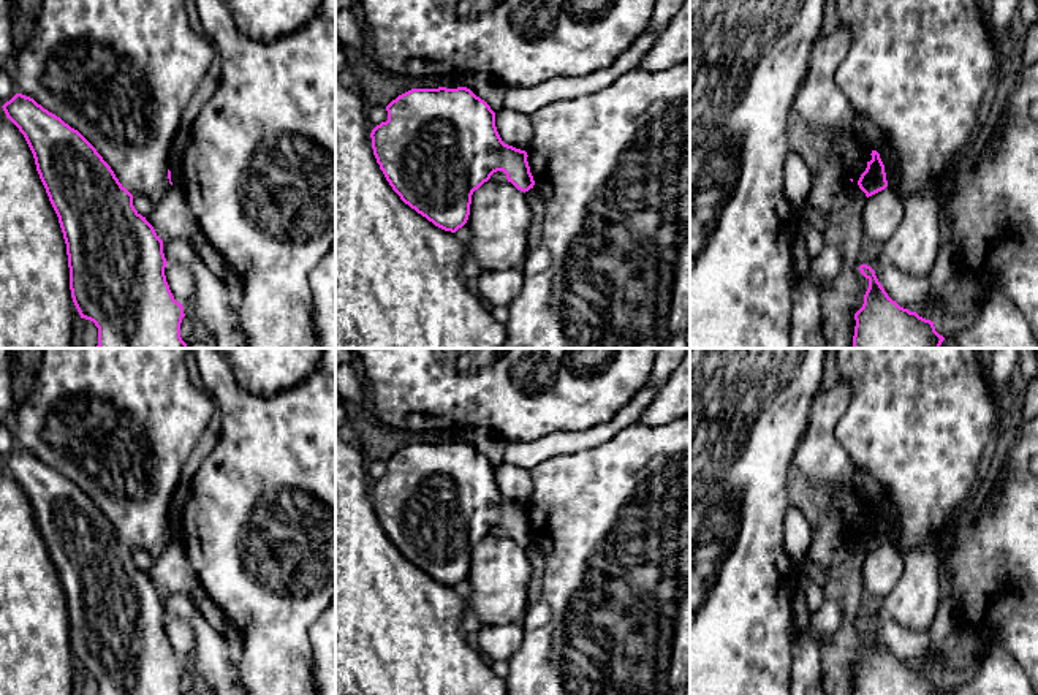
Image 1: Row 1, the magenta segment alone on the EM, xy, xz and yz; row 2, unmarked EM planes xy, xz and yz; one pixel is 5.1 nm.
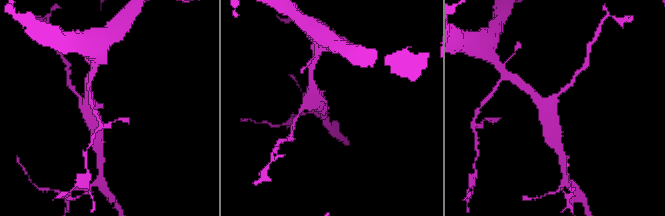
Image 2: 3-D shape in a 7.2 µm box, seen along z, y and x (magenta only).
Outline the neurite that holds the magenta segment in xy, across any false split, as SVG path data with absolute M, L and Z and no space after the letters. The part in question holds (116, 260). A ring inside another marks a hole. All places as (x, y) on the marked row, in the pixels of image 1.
M16 93L3 106L6 117L24 135L40 179L59 217L70 268L70 290L81 318L98 328L97 348L187 348L180 337L184 306L177 302L166 282L168 264L163 241L153 226L133 206L133 195L119 182L111 166L97 149L60 117L44 109L33 98Z

